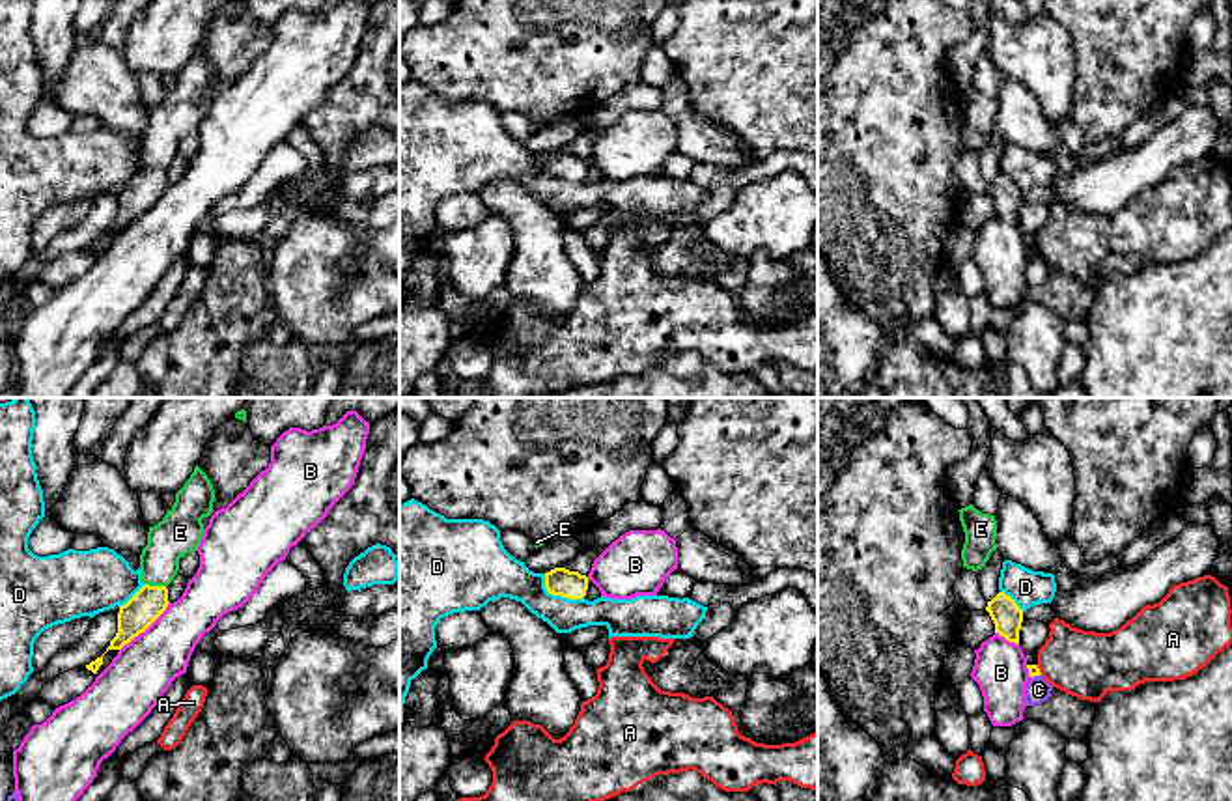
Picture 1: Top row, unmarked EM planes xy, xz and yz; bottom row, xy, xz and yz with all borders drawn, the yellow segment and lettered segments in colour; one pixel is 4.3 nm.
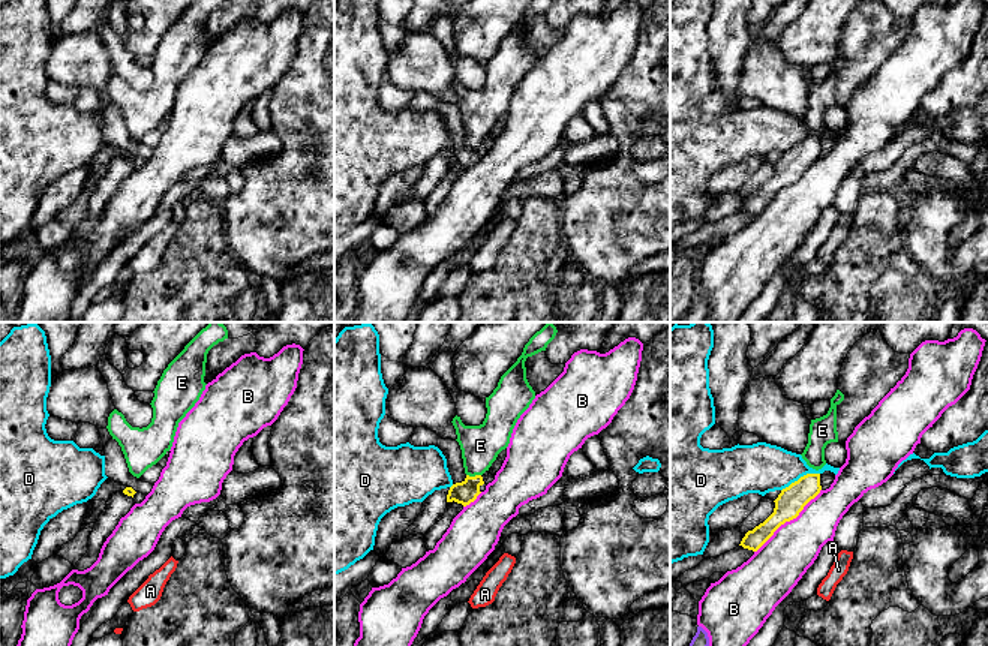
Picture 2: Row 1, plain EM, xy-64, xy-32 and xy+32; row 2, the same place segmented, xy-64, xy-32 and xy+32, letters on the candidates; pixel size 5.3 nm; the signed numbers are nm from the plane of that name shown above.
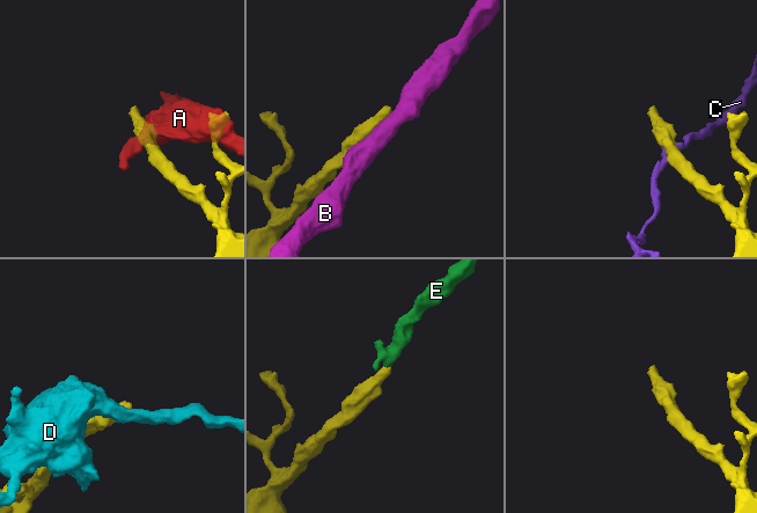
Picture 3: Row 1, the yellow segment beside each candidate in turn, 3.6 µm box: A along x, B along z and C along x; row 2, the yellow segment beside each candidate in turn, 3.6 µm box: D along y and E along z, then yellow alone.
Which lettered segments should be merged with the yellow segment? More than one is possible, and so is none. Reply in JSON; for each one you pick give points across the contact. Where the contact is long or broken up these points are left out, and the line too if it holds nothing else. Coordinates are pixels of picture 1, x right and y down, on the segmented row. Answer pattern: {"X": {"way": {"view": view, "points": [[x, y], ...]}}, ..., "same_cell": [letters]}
{"E": {"way": {"view": "xy", "points": [[148, 604], [155, 587], [161, 553], [174, 536]]}}, "same_cell": ["E"]}

